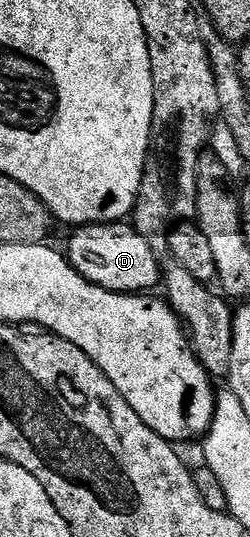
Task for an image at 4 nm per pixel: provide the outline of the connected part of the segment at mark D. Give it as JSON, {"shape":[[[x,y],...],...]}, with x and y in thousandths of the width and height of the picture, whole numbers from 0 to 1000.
{"shape":[[[480,412],[468,415],[352,415],[296,425],[284,449],[260,458],[268,482],[372,531],[388,531],[424,542],[480,542],[492,549],[544,546],[604,546],[644,527],[644,497],[636,505],[636,482],[604,462],[608,447],[568,438],[520,413]]]}

